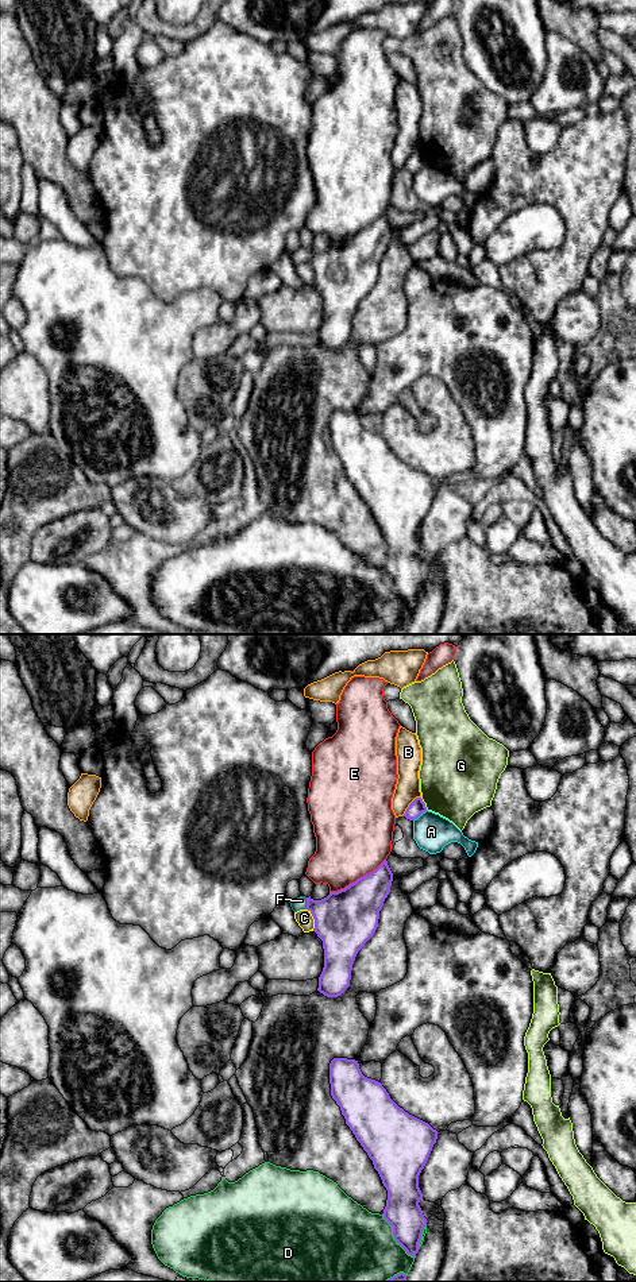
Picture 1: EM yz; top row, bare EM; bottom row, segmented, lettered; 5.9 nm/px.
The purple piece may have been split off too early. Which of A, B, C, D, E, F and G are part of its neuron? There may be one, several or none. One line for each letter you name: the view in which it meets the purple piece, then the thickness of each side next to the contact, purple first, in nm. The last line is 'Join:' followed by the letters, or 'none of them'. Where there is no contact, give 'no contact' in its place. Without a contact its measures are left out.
F: contact in yz; calibres 360 and 80 nm
Join: F

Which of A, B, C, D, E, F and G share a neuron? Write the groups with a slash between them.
A / B / C / D / E / F / G

